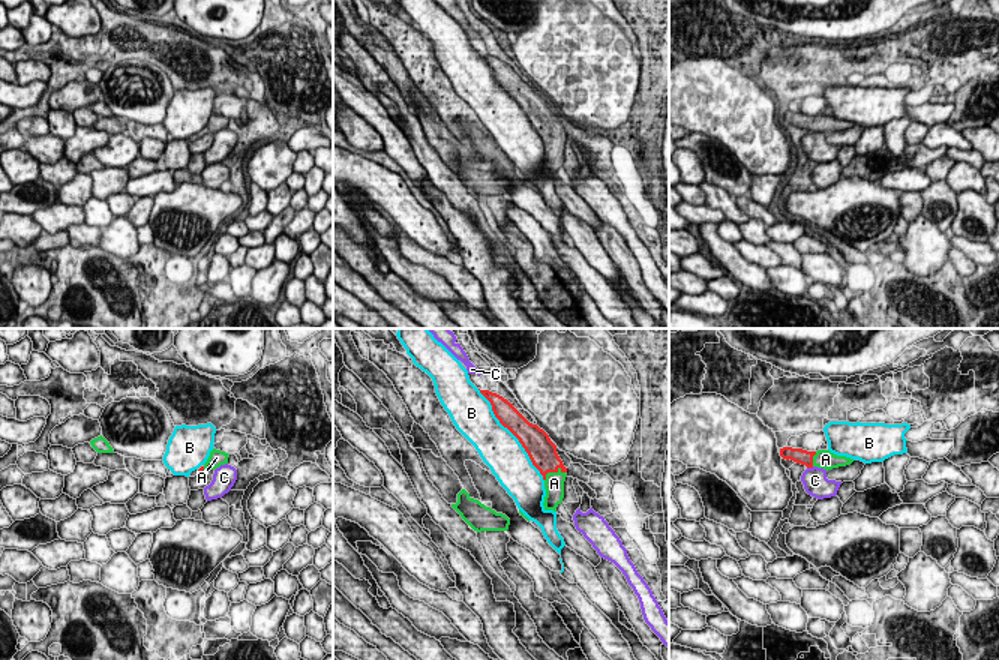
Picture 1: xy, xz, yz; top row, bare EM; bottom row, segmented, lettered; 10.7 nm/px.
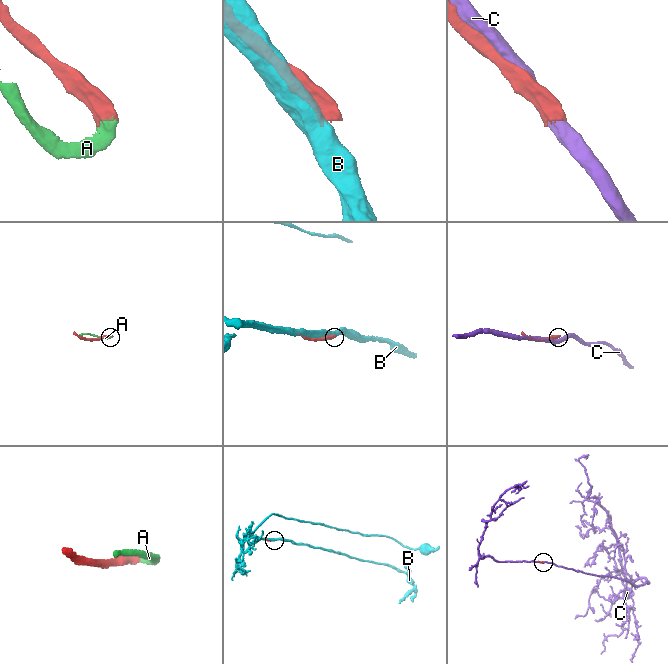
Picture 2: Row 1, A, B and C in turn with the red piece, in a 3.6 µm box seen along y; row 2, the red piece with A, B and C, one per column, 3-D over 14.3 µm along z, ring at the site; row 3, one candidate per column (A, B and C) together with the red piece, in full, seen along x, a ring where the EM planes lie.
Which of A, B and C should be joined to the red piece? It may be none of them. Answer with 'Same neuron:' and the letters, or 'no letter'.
Same neuron: A

